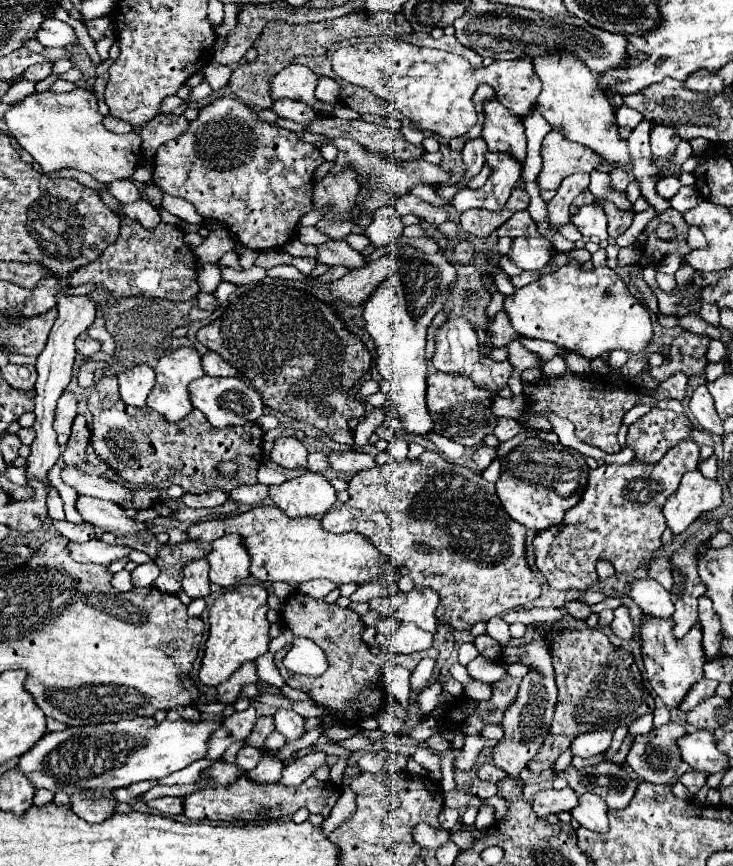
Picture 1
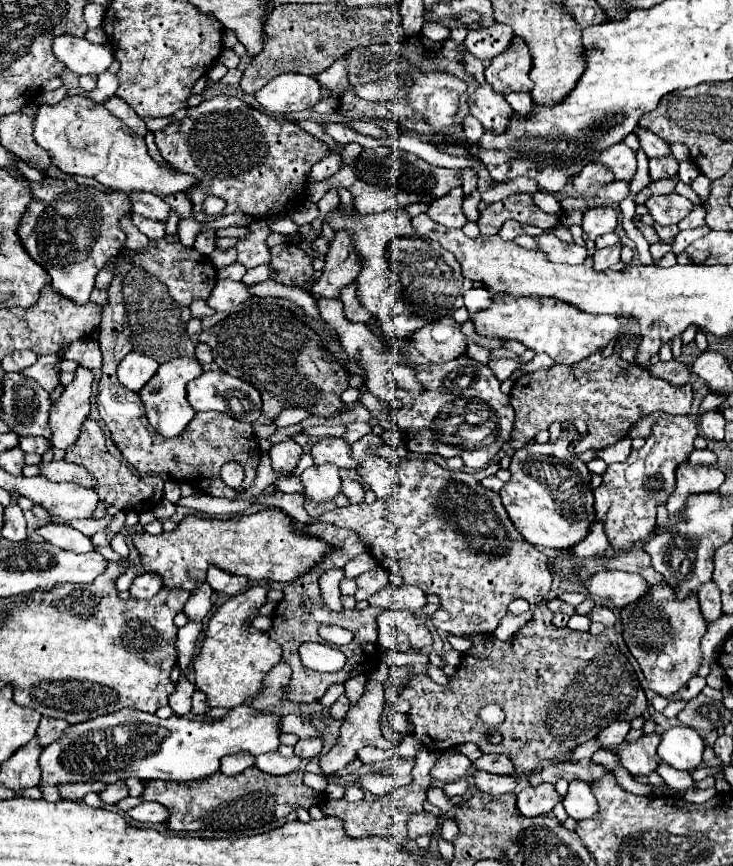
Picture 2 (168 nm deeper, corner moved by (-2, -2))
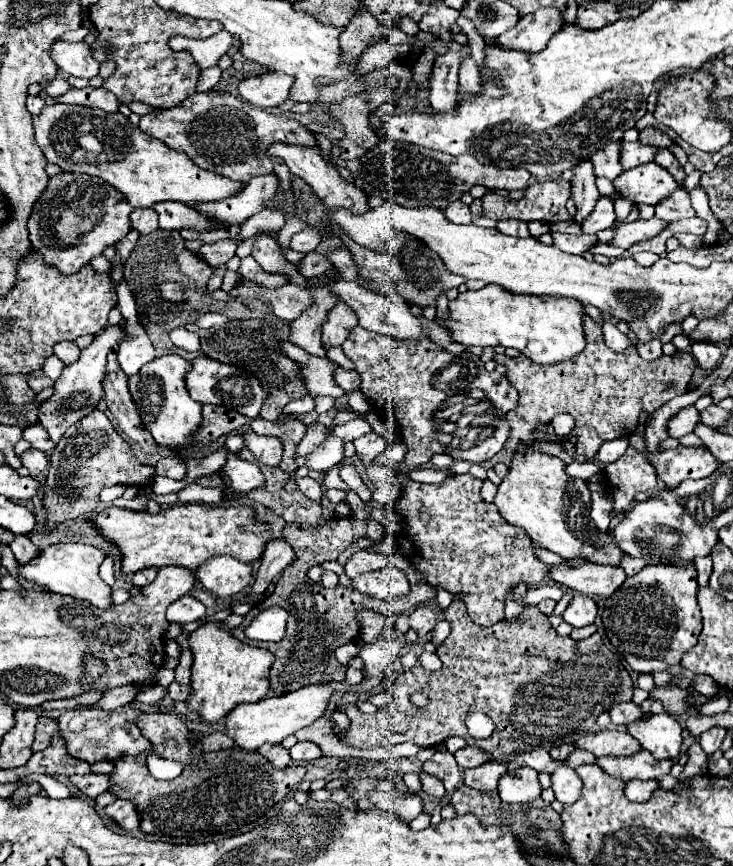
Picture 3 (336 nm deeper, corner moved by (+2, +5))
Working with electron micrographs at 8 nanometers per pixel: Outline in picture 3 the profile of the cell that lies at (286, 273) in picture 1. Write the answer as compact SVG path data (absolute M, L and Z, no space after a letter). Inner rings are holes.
M361 326L351 330L343 342L343 352L361 376L359 390L367 398L381 402L381 406L393 408L407 444L405 464L411 470L427 464L439 452L453 452L455 458L469 462L485 462L503 448L509 436L505 414L517 406L519 396L503 374L487 372L479 356L471 352L449 354L429 338L421 340L421 344L401 344ZM447 420L451 420L449 432L443 428ZM469 430L471 440L465 440Z

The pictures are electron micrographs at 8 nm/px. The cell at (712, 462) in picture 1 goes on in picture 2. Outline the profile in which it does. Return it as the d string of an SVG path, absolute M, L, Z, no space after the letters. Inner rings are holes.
M695 449L689 455L691 463L701 463L701 465L717 465L717 455L709 449Z

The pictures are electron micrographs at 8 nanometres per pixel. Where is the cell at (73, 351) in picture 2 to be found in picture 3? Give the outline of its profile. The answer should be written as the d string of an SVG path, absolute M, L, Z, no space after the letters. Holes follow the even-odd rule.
M59 342L55 348L53 348L53 354L57 358L61 358L65 364L73 364L79 356L79 346L75 342Z

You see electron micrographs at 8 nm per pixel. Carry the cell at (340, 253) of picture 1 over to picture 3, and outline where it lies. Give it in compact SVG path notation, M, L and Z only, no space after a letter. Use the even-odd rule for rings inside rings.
M305 228L291 238L291 248L297 252L311 252L321 242L321 236L315 228Z

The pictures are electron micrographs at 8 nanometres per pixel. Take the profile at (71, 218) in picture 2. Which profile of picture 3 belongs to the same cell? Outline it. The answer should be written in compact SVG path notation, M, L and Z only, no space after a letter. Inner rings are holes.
M59 172L49 178L47 188L33 204L29 218L31 246L45 258L45 264L55 266L69 276L87 266L105 248L117 244L131 228L129 214L133 208L127 198L105 180L89 174Z

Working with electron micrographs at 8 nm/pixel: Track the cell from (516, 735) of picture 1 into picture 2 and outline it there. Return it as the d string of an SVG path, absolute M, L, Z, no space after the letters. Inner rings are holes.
M481 755L481 757L473 761L473 767L477 771L485 771L485 773L497 773L497 775L513 775L515 767L511 763L511 759L507 755Z

